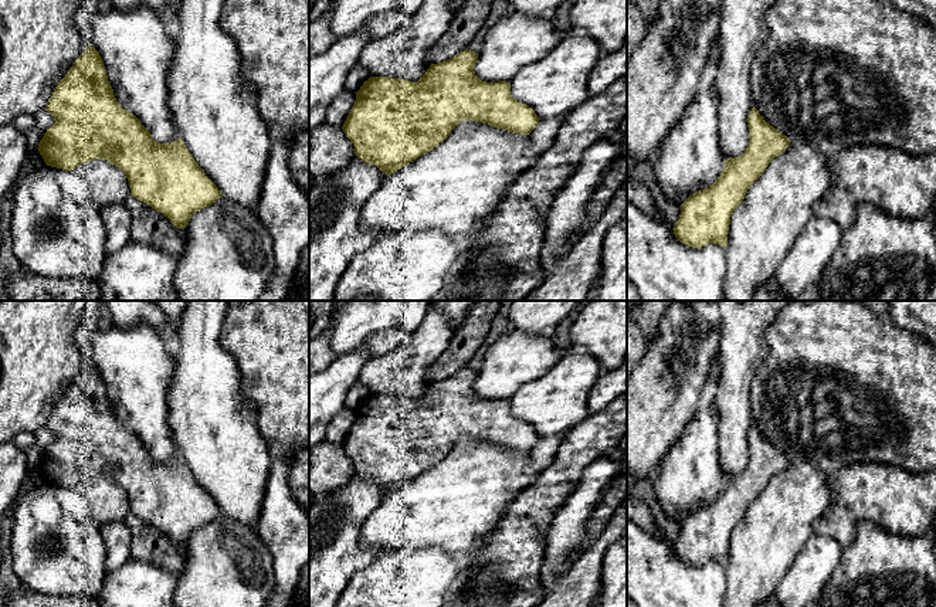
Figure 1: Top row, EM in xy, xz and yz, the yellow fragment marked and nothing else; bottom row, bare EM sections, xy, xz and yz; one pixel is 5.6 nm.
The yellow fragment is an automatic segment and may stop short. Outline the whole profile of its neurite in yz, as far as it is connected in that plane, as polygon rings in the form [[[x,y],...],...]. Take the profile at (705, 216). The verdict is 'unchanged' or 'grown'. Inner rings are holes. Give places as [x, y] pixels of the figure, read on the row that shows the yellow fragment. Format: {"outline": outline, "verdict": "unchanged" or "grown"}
{"outline": [[[754,106],[749,113],[747,126],[749,145],[745,153],[728,159],[712,186],[693,193],[681,204],[679,218],[672,230],[682,244],[692,248],[711,243],[726,247],[733,211],[769,163],[791,142],[767,123]]], "verdict": "unchanged"}

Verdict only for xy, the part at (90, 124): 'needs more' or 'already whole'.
already whole

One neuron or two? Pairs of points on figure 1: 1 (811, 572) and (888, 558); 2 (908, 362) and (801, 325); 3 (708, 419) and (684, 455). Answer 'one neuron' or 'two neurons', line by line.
1: two neurons
2: one neuron
3: one neuron

